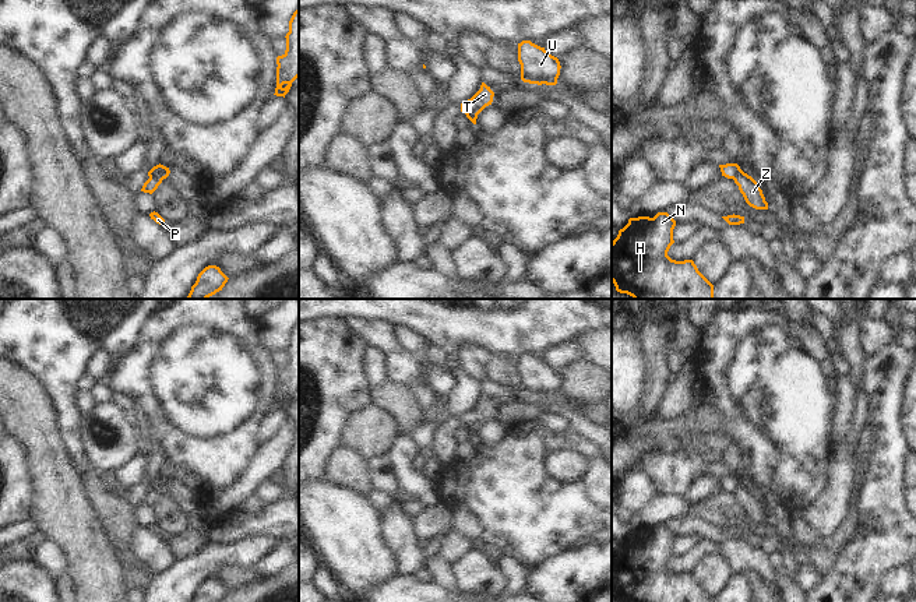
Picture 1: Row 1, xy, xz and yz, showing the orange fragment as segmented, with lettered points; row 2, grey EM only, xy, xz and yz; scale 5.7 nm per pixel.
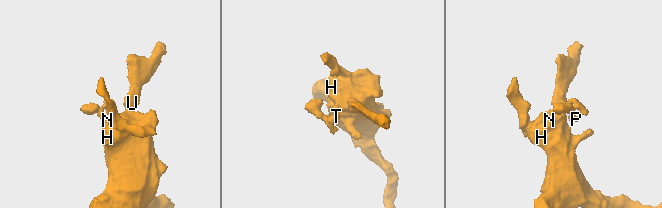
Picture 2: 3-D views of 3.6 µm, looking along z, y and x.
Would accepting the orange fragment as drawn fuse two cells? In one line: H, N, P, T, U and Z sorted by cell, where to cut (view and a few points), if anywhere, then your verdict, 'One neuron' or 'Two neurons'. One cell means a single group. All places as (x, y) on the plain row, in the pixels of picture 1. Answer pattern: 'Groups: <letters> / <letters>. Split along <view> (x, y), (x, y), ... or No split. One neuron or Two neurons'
Groups: H N T U / P Z. Split along xy (166, 488), (150, 490). Two neurons

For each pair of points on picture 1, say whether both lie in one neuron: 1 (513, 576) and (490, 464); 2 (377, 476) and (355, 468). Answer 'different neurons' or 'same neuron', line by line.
1: different neurons
2: different neurons

